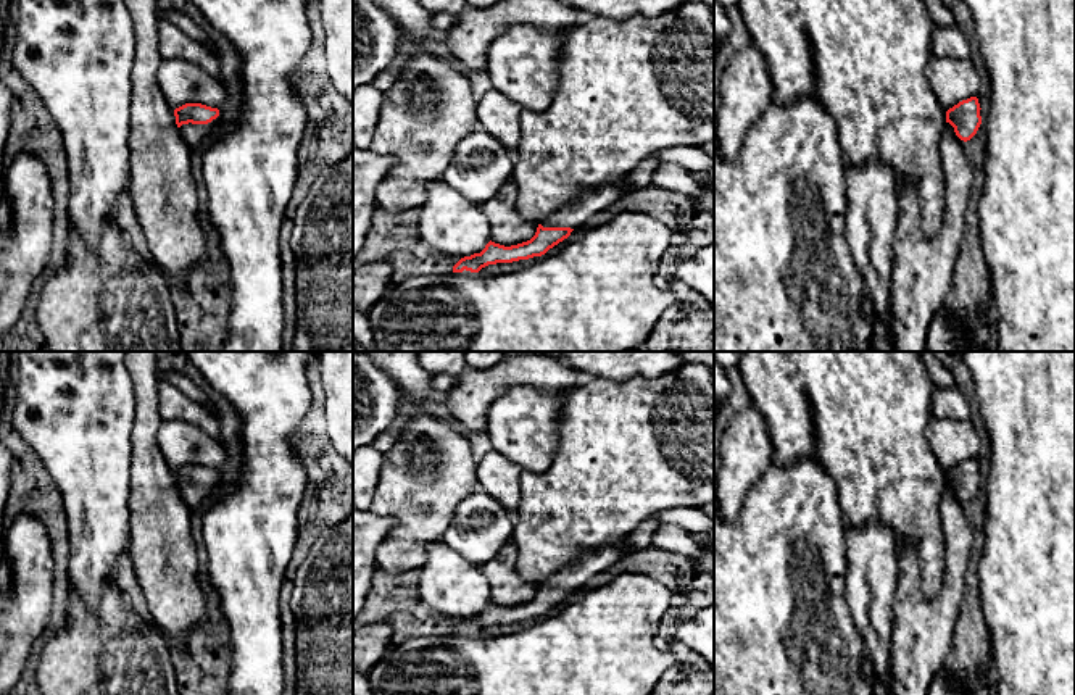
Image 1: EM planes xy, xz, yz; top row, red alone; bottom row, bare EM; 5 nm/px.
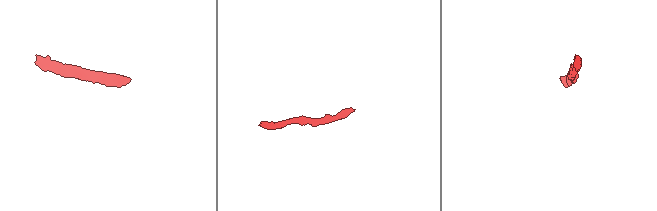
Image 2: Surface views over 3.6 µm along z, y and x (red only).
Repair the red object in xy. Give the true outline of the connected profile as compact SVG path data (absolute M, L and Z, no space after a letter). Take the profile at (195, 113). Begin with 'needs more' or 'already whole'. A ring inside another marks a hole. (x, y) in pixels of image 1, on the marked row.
needs more | M185 103L174 110L182 140L192 148L203 148L226 127L218 108L201 103Z

